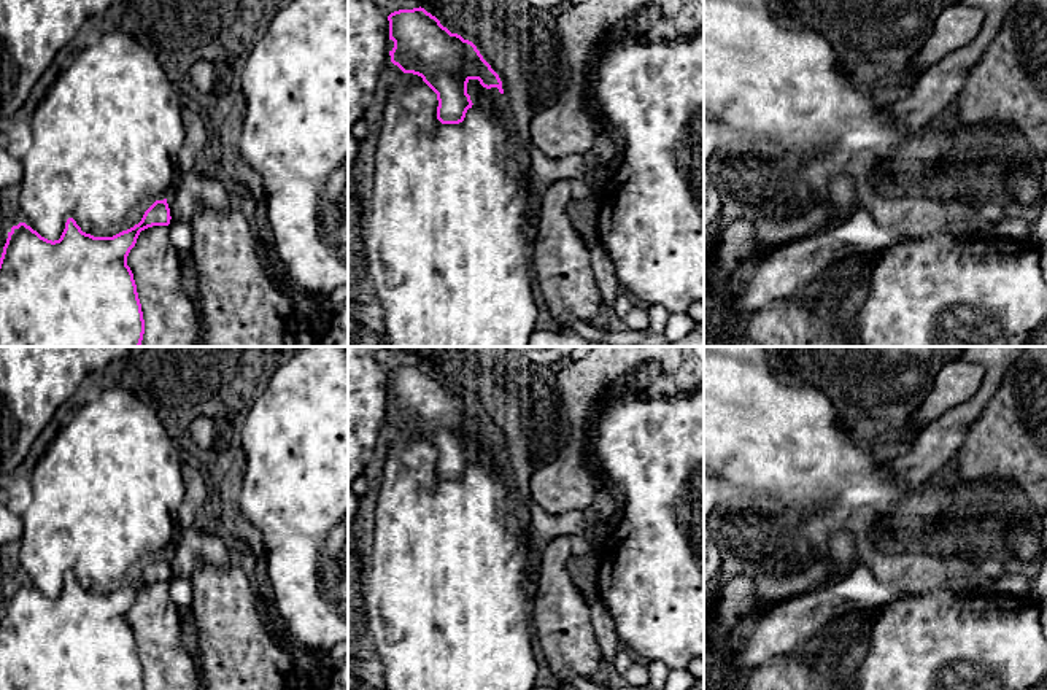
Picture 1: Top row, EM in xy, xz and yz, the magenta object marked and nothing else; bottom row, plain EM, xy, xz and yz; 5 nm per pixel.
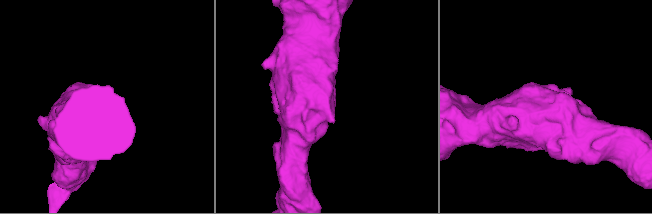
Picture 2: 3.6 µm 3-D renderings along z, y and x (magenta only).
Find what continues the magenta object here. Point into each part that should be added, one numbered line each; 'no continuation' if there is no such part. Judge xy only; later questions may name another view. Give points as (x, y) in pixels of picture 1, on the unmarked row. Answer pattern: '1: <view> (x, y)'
no continuation

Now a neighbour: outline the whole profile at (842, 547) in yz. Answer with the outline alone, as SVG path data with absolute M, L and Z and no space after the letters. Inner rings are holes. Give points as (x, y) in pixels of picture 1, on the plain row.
M836 533L829 541L831 563L840 574L847 574L856 561L855 539L848 533Z

